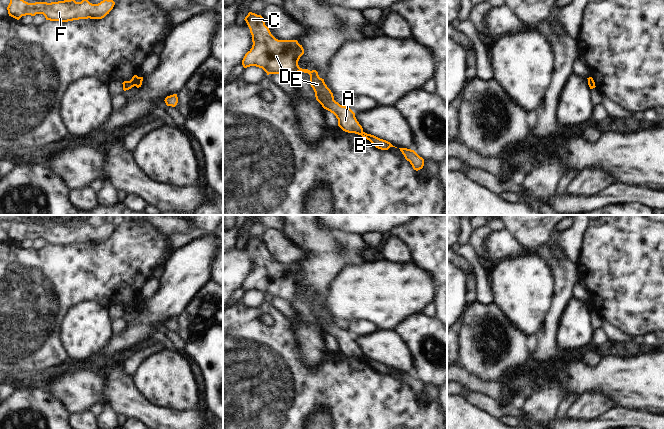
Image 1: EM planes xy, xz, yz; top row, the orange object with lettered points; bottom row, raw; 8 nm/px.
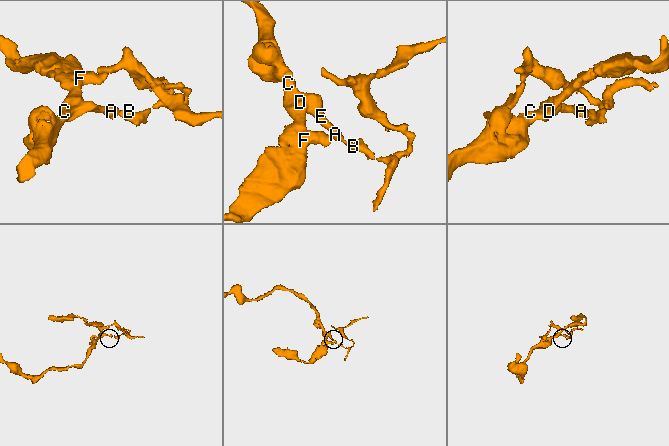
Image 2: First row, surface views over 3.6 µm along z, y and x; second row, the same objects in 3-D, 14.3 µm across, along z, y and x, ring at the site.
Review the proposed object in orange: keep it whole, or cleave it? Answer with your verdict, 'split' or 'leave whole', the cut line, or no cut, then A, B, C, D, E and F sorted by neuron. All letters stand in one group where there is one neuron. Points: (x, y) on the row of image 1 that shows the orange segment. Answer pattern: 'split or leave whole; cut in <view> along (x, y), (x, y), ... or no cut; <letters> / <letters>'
split; cut in xz along (363, 132), (360, 134); A C D E F / B

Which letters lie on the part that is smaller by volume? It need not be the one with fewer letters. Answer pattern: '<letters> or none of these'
B

